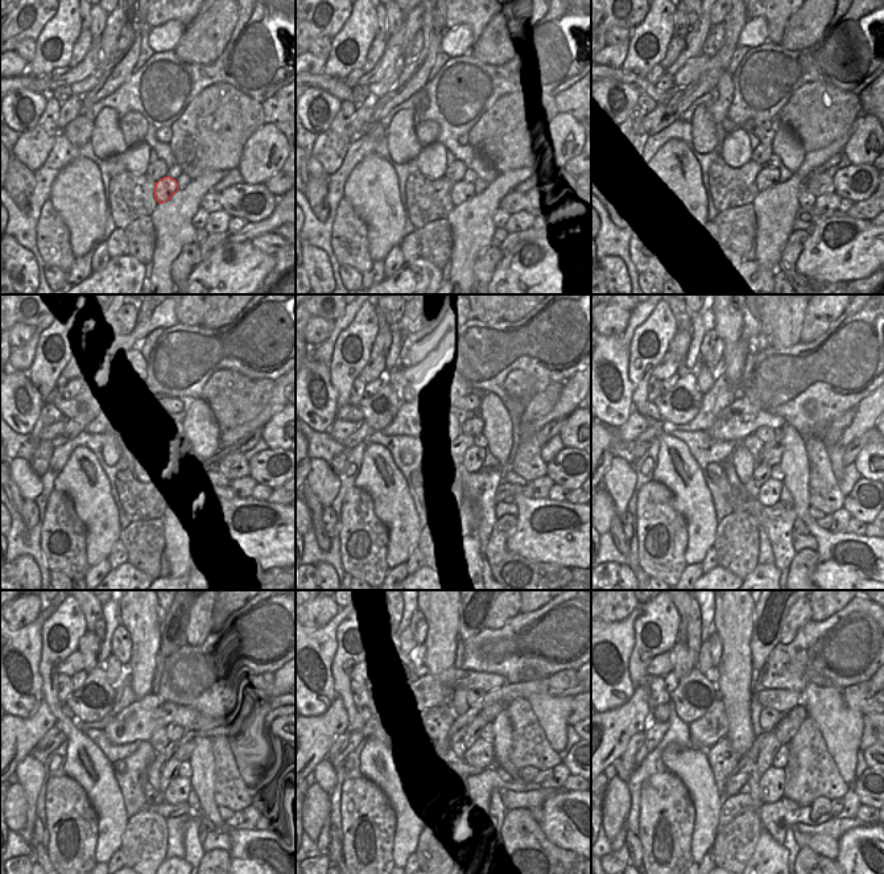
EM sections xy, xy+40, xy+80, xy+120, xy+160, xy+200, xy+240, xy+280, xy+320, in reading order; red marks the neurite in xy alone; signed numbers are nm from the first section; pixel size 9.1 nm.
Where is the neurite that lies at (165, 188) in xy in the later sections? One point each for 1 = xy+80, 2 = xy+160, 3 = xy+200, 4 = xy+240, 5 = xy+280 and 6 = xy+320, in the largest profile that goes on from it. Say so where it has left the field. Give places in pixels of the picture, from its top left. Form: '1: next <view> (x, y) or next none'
1: next xy+80 (767, 177)
2: next xy+160 (474, 487)
3: next xy+200 (769, 493)
4: next xy+240 (178, 790)
5: next xy+280 (475, 788)
6: next xy+320 (772, 783)

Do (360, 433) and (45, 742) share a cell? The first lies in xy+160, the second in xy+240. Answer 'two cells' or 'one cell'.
one cell

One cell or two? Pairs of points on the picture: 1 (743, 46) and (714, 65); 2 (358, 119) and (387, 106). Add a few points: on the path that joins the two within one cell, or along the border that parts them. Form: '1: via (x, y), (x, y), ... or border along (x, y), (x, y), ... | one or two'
1: border along (746, 23), (730, 65), (726, 69) | two
2: border along (374, 98), (372, 115), (366, 124) | two

